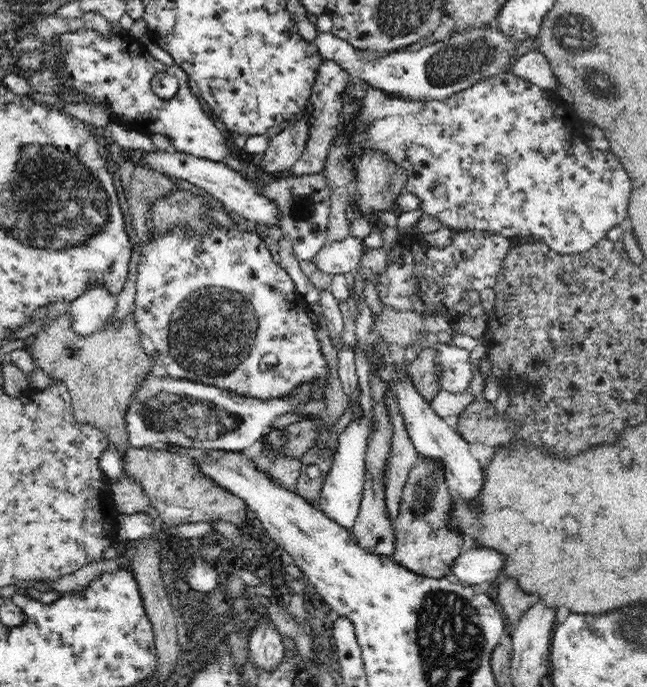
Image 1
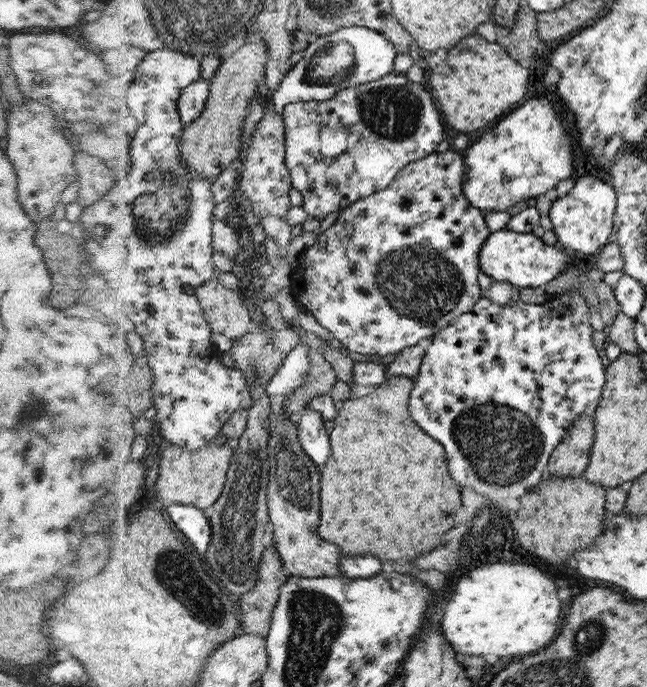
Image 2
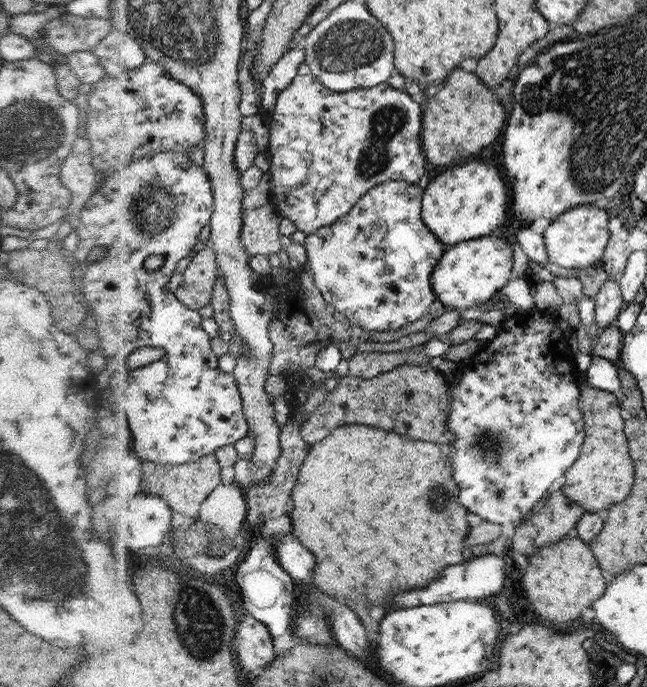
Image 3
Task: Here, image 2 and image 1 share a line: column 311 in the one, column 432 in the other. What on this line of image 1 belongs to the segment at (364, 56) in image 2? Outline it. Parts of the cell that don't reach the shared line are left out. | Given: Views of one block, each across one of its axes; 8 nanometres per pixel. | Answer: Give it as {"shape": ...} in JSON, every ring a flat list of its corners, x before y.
{"shape":[[495,27,484,30,472,30,464,34,453,34,448,42,436,42,416,51,398,50,388,56,372,62,362,62,347,40,332,31,317,31,313,40,324,59,336,59,344,65,355,80,362,81,368,87,386,93,400,101,435,102,444,101,468,86,472,86,483,76,492,76,504,65,512,62,509,58,516,48]]}

